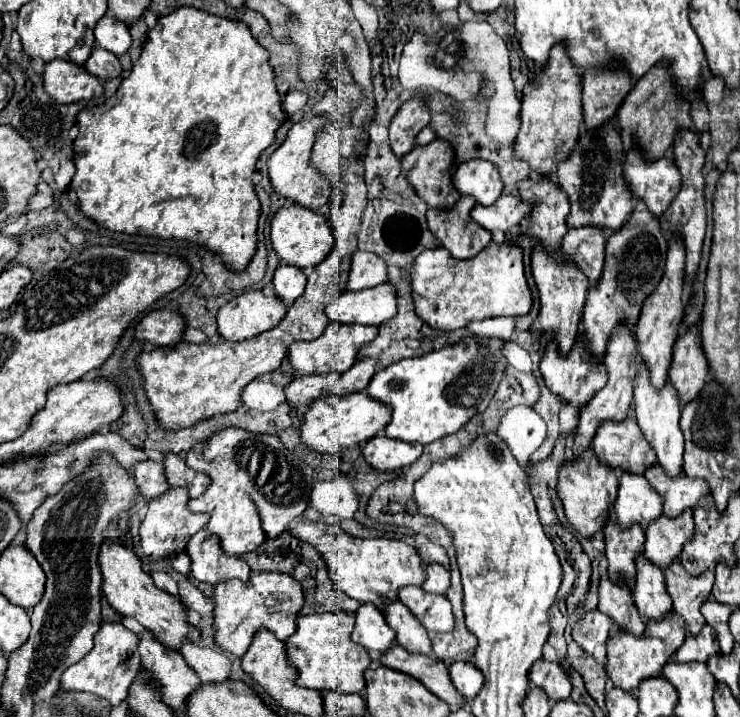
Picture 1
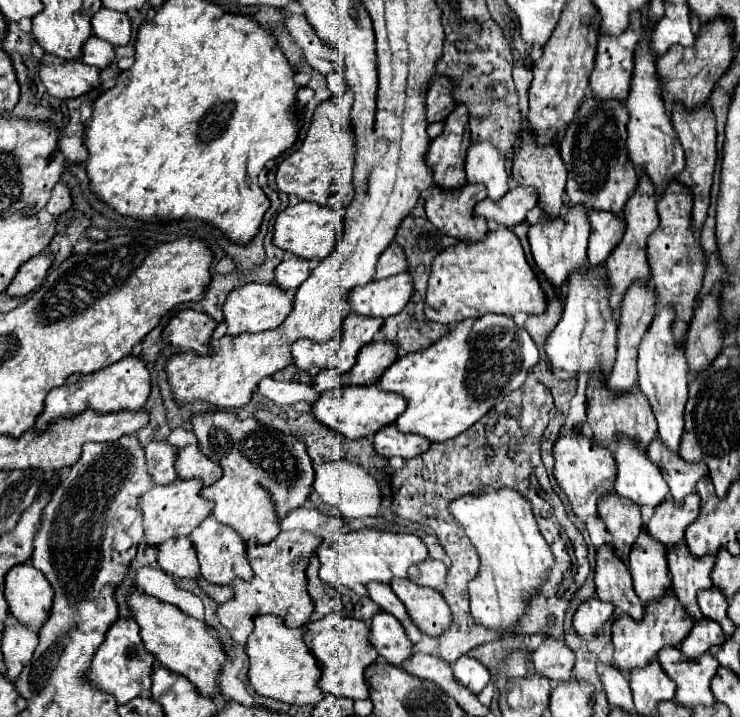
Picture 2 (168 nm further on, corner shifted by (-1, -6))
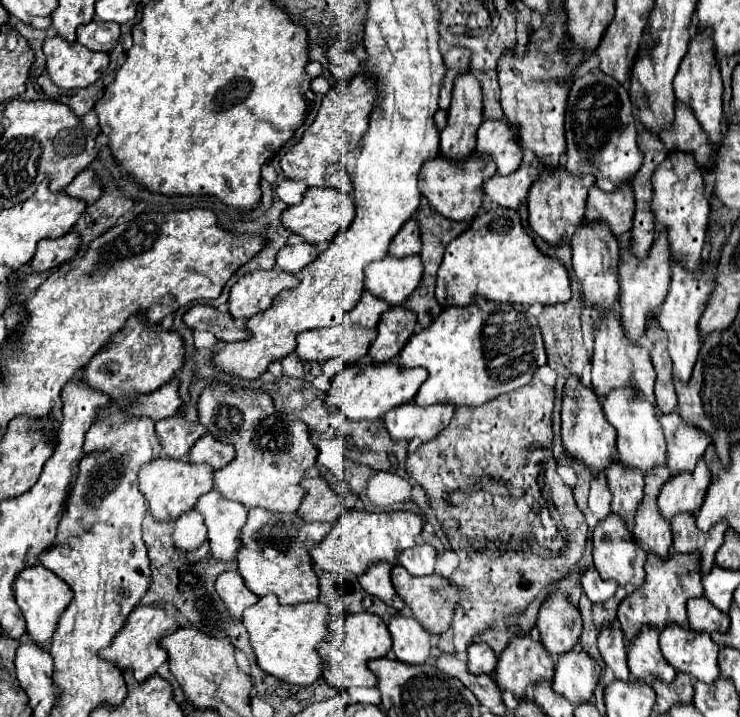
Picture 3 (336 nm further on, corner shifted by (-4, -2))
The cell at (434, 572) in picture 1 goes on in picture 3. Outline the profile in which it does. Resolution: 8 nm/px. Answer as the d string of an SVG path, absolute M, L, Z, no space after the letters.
M420 543L408 551L400 553L400 565L416 577L422 575L432 575L434 567L436 567L436 549L428 543Z

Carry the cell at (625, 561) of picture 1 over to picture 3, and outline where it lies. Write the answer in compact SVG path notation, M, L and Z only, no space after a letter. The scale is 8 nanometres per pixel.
M614 461L604 473L608 479L608 491L612 493L612 513L620 515L620 519L632 527L634 513L642 503L644 475L634 469L624 469L618 461Z

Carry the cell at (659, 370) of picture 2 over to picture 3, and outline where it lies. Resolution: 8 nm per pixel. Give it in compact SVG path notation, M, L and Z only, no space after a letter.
M674 263L672 269L672 283L670 283L670 291L658 311L658 327L666 333L668 337L668 355L672 359L672 375L682 381L688 383L698 351L700 351L700 337L698 337L698 319L706 307L706 301L710 297L714 289L714 273L712 271L684 271L684 267L680 267L680 263Z

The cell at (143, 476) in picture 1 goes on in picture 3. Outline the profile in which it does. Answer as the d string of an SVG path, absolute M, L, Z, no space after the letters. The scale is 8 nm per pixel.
M168 417L156 423L158 443L162 447L162 455L168 459L184 459L202 435L204 427L198 421L190 423L184 417Z

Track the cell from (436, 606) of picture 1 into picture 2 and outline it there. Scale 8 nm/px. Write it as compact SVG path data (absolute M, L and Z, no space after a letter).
M393 579L389 585L421 633L439 637L449 627L451 611L439 591L421 587L409 579Z

